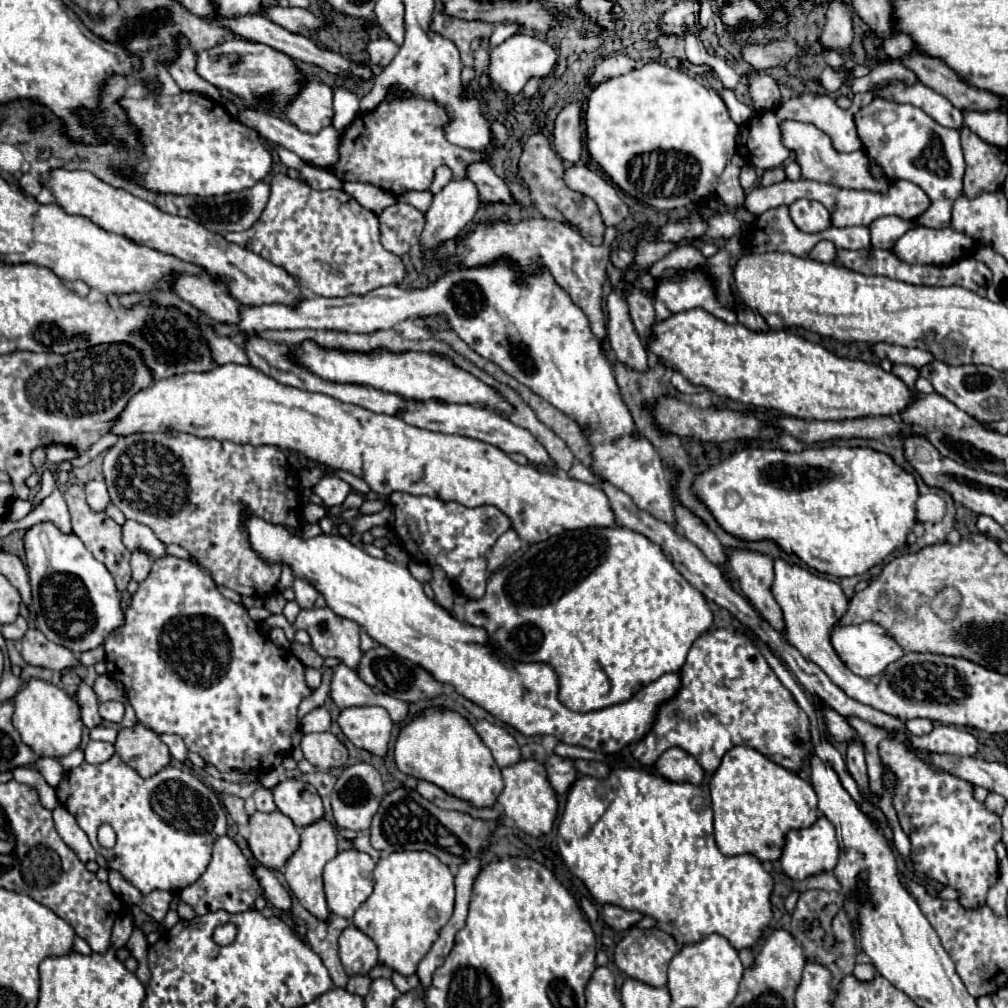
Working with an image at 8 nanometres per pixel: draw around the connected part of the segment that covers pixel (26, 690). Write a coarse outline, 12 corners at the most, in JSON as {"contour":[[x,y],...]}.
{"contour":[[29,679],[13,725],[37,755],[75,751],[83,721],[57,685]]}

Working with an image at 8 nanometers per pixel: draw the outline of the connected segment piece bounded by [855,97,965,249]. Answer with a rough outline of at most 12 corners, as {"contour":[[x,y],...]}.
{"contour":[[875,97],[855,115],[865,153],[919,185],[917,219],[875,219],[871,245],[945,229],[963,193],[959,129]]}

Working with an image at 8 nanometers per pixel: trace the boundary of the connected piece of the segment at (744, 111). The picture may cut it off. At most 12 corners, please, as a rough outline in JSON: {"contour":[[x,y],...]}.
{"contour":[[723,89],[729,115],[737,125],[749,121],[751,107],[739,103],[731,89]]}

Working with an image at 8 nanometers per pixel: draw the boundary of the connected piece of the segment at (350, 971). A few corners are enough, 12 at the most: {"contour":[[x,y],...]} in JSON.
{"contour":[[357,927],[339,937],[347,975],[367,975],[377,963],[377,945]]}

